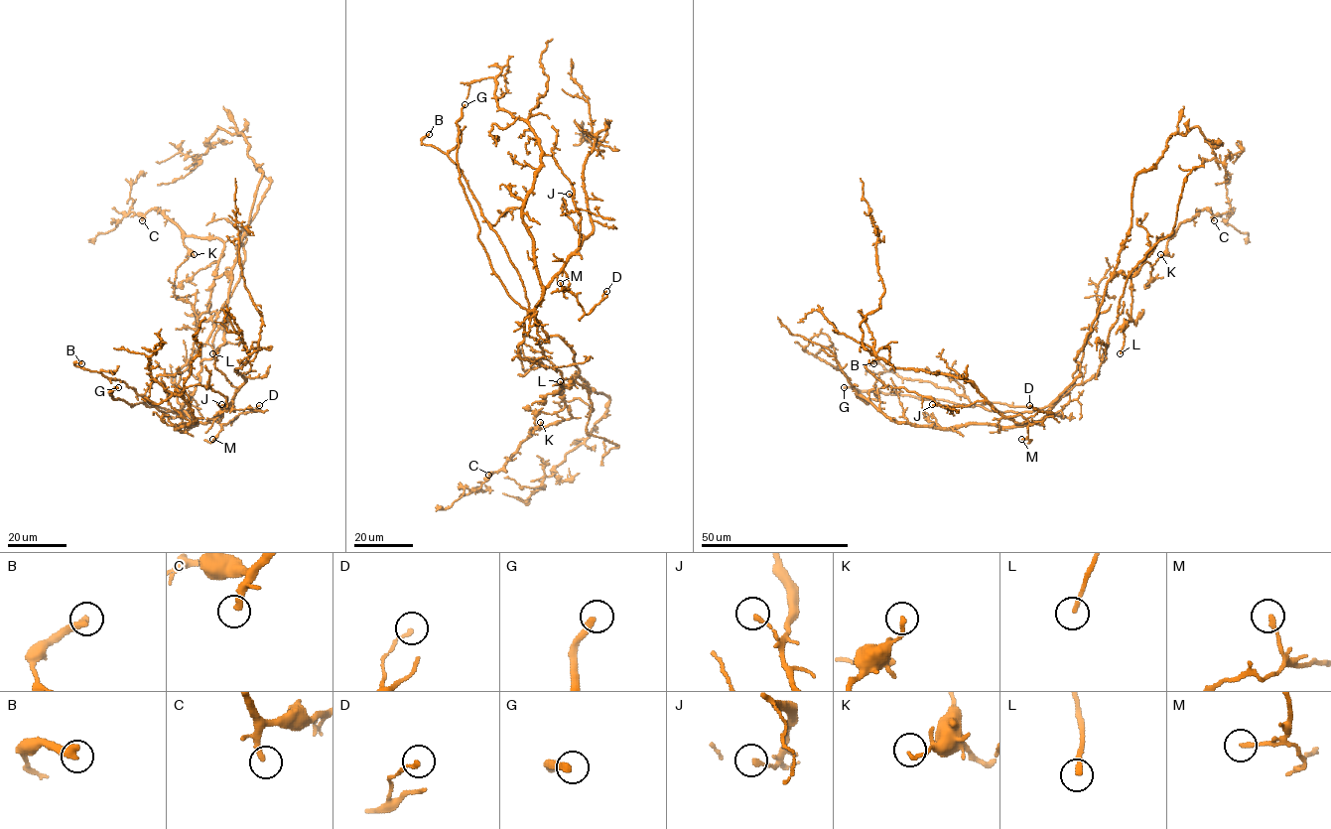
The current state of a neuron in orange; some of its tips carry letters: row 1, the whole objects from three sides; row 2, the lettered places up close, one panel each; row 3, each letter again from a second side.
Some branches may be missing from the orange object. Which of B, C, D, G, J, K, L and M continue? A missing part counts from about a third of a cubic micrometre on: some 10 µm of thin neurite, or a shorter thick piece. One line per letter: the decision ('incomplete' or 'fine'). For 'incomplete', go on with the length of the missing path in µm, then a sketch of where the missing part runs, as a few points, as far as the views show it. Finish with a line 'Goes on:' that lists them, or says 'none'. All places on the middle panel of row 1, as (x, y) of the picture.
B: fine
C: incomplete | 25 µm
D: fine
G: incomplete | 30 µm
J: fine
K: fine
L: incomplete | 15 µm
M: fine
Goes on: C, G, L

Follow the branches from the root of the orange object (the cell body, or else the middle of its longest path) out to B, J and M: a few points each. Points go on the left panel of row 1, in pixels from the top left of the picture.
B: (196, 389), (178, 411), (163, 412), (124, 382), (108, 379), (99, 371), (74, 364), (81, 363)
J: (196, 389), (183, 408), (197, 422), (207, 423), (232, 401), (233, 406), (228, 408), (221, 404)
M: (196, 389), (183, 408), (197, 422), (206, 423), (222, 415), (219, 420), (221, 430), (212, 439)

